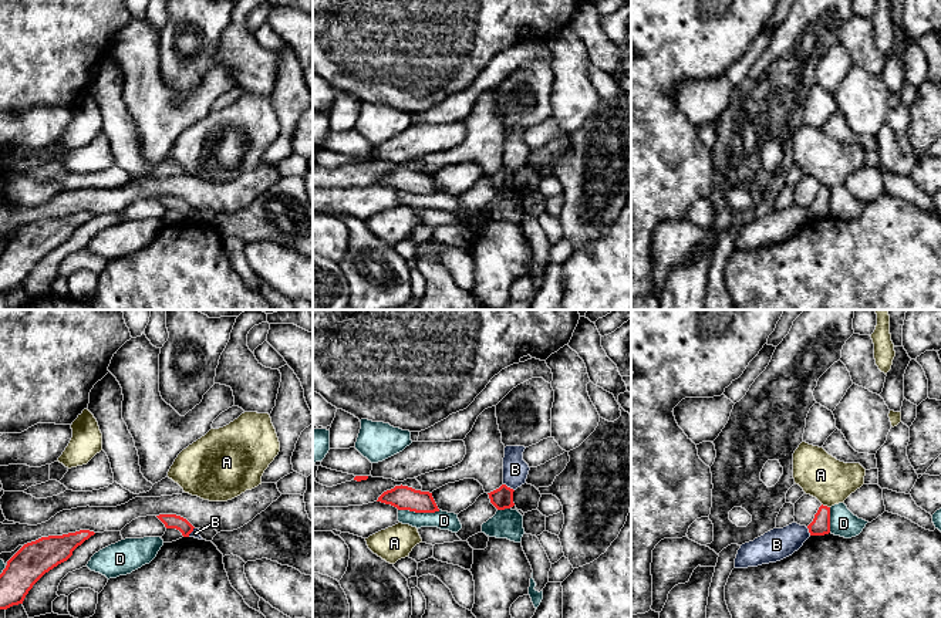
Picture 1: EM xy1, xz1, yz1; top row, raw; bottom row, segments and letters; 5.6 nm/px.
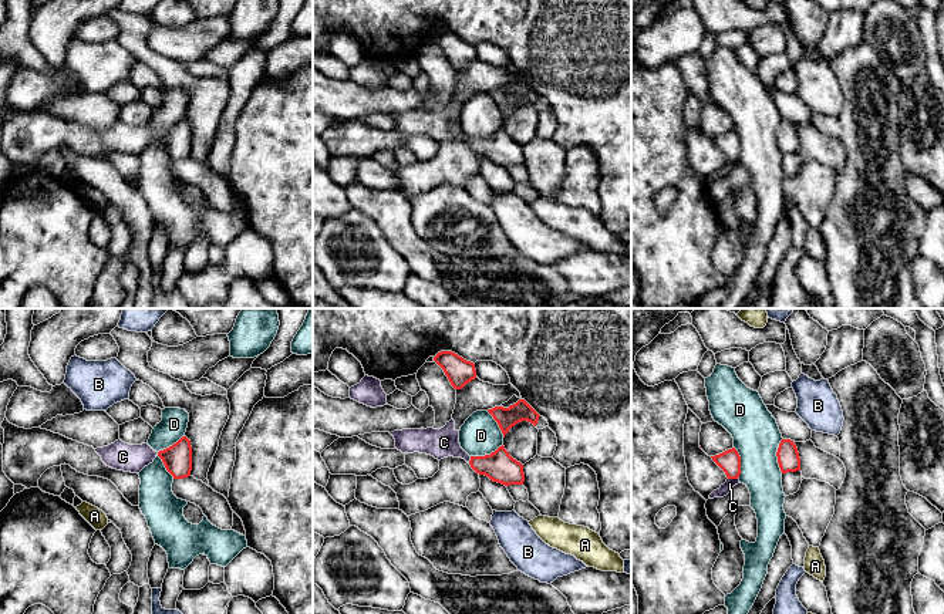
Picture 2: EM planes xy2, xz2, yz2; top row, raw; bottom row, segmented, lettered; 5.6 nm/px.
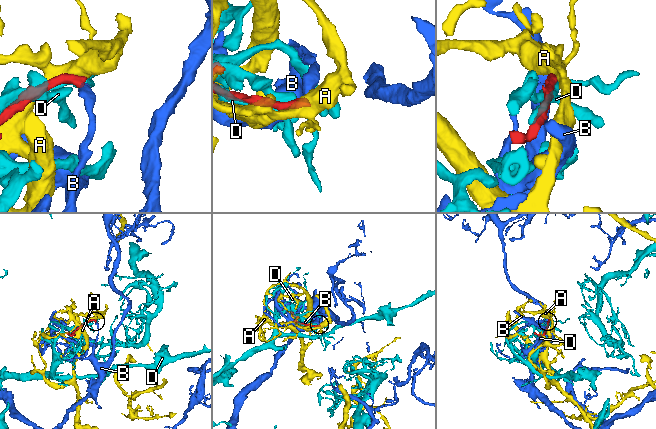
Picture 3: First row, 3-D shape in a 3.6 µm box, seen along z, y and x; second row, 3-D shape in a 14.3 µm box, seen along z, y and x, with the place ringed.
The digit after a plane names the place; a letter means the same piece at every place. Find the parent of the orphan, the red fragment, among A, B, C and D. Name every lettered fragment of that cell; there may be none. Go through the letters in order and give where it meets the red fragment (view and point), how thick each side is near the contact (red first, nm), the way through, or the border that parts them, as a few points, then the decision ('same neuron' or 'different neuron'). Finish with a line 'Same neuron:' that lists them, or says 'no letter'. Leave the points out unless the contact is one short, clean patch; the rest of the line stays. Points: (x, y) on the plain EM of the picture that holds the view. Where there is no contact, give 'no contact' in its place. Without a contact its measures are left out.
A: meets red in yz1 at (826, 188); 110 nm thick on the red side, 260 nm on the other; different neuron
B: meets red in xz1 at (509, 169); 120 nm thick on the red side, 140 nm on the other; border along xz1 (503, 165), (513, 172); different neuron
C: meets red in yz2 at (732, 159); 130 nm thick on the red side, 60 nm on the other; same neuron
D: meets red in xz1 at (420, 193); 140 nm thick on the red side, 110 nm on the other; different neuron
Same neuron: C

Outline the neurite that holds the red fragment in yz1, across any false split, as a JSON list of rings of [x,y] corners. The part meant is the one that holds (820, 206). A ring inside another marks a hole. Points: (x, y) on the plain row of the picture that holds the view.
[[[820,188],[813,203],[807,207],[810,217],[824,217],[830,215],[830,189]]]

